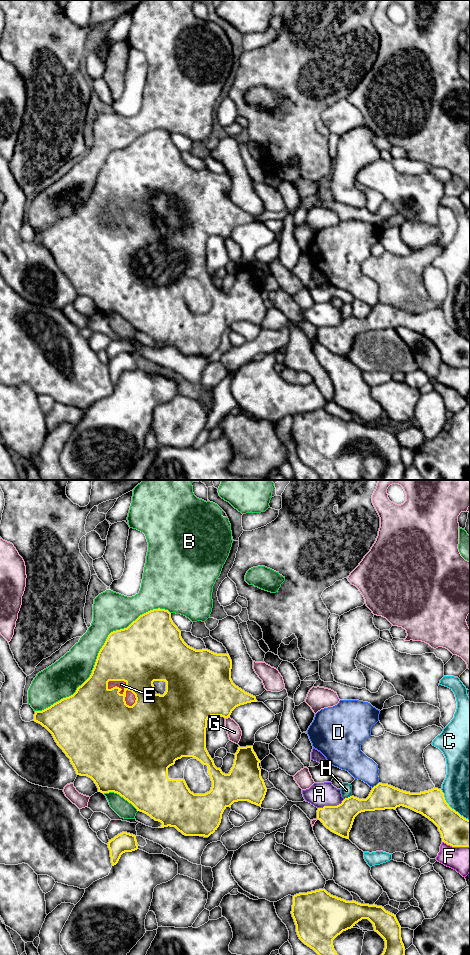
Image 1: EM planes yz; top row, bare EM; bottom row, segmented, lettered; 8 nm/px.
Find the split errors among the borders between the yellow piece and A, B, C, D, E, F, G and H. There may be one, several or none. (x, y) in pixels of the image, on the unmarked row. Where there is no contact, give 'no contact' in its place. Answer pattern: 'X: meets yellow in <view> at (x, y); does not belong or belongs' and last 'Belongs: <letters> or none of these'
A: meets yellow in yz at (331, 326); does not belong
B: meets yellow in yz at (99, 172); does not belong
C: meets yellow in yz at (450, 327); does not belong
D: meets yellow in yz at (376, 305); does not belong
E: meets yellow in yz at (124, 208); belongs
F: meets yellow in yz at (456, 366); does not belong
G: meets yellow in yz at (227, 237); does not belong
H: meets yellow in yz at (348, 317); does not belong
Belongs: E

